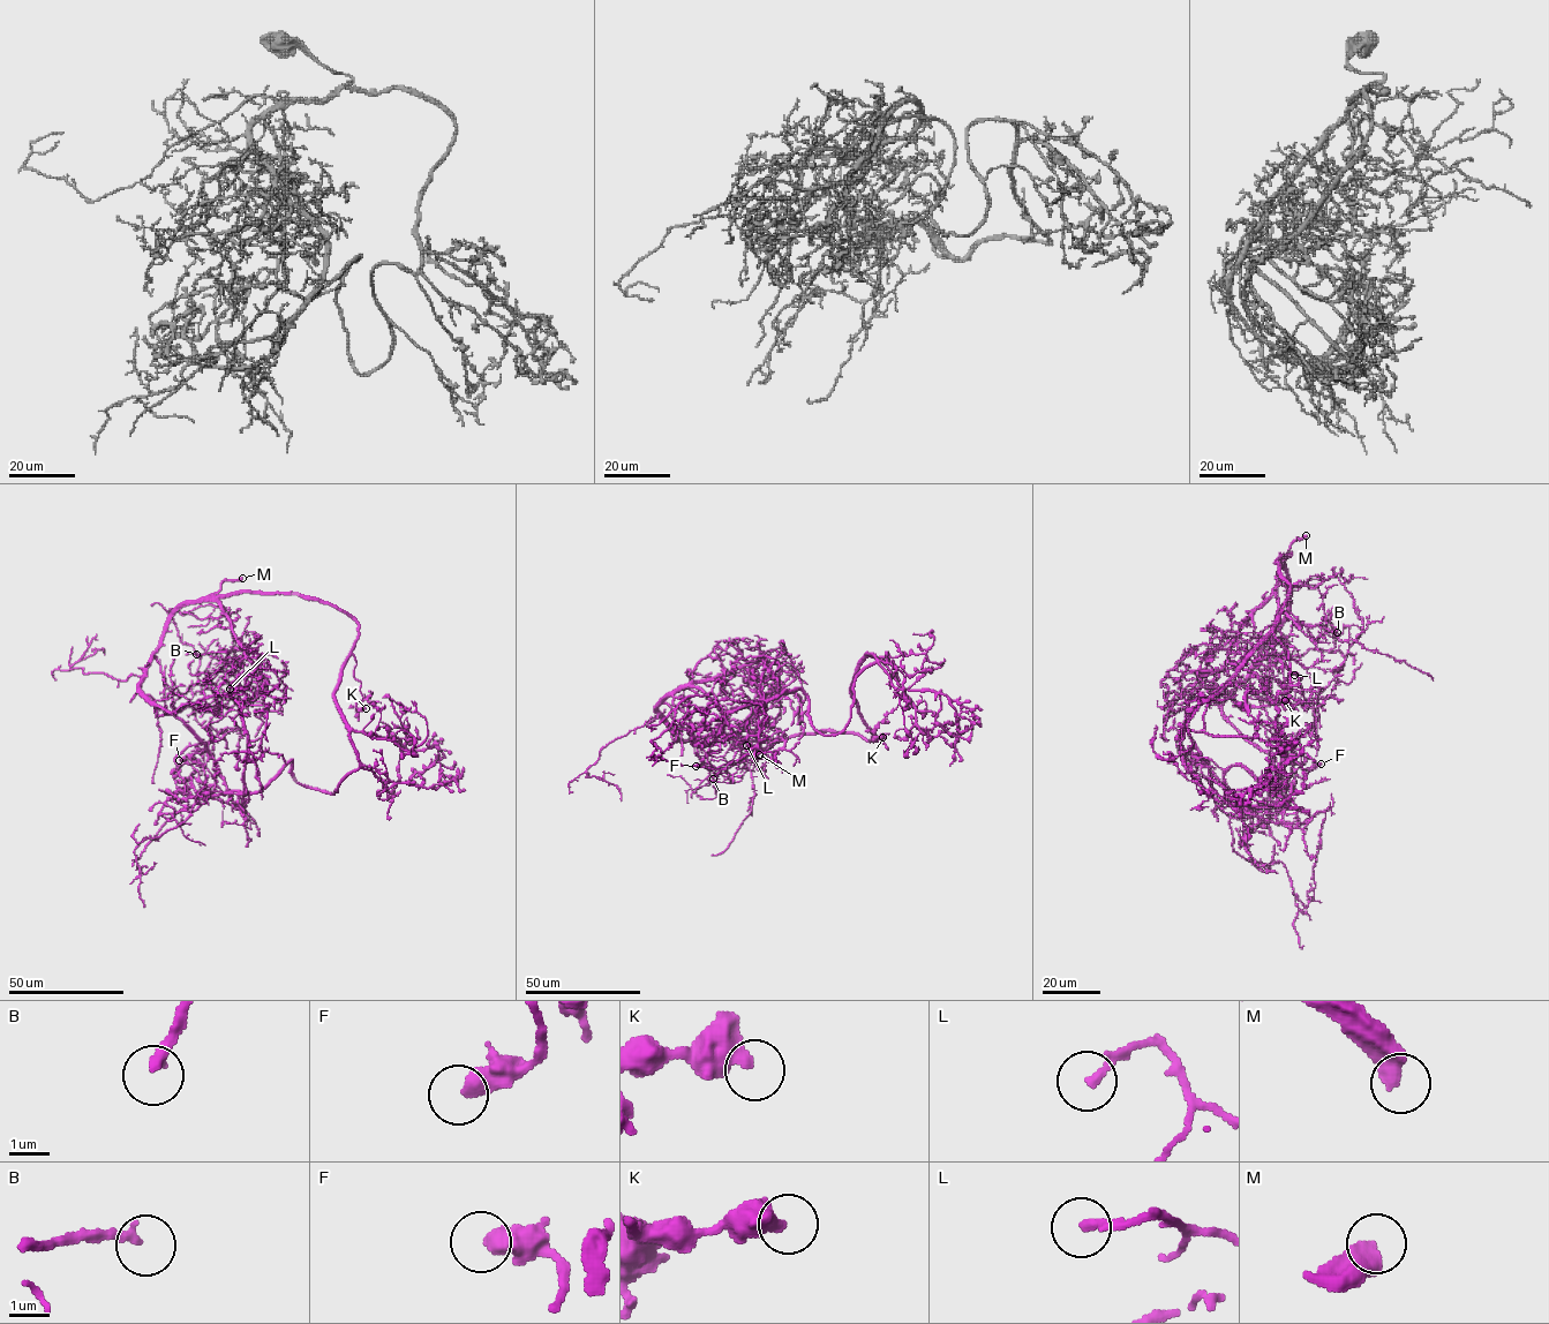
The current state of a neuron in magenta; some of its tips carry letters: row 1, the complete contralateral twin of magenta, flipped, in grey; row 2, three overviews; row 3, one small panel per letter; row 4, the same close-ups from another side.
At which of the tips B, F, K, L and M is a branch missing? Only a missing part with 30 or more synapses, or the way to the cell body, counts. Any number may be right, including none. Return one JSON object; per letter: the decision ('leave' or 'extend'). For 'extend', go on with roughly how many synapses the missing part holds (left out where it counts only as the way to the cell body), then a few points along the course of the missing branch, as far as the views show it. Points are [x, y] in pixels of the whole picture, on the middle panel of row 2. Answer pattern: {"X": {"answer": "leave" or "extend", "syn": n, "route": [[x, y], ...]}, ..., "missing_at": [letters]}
{"B": {"answer": "extend", "syn": 35, "route": [[713, 779], [693, 812], [698, 807], [683, 813]]}, "F": {"answer": "leave"}, "K": {"answer": "leave"}, "L": {"answer": "leave"}, "M": {"answer": "extend", "route": [[759, 754], [749, 775], [752, 780], [757, 770], [754, 758]]}, "missing_at": ["B", "M"]}

